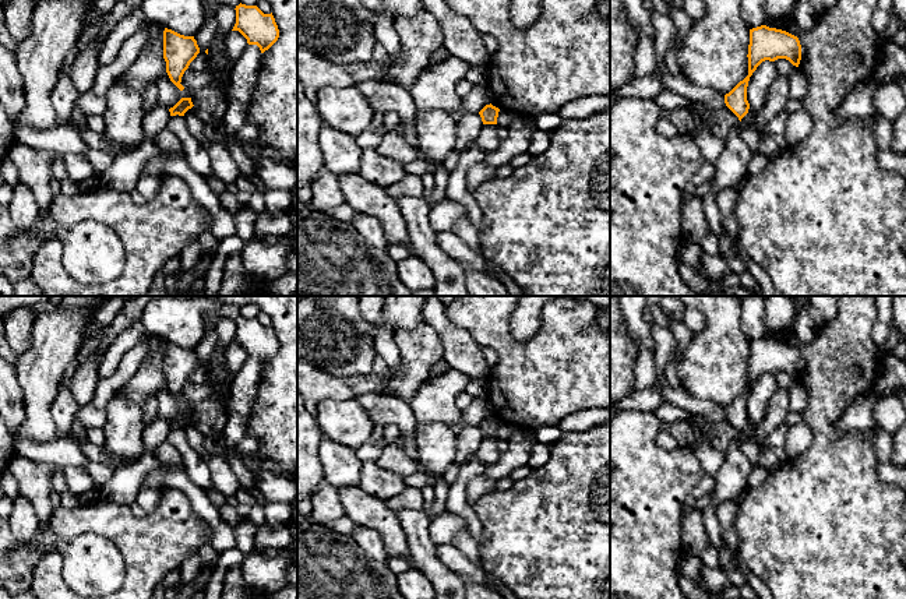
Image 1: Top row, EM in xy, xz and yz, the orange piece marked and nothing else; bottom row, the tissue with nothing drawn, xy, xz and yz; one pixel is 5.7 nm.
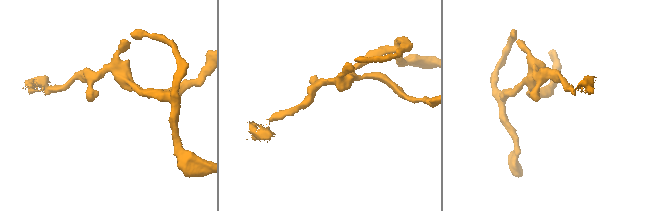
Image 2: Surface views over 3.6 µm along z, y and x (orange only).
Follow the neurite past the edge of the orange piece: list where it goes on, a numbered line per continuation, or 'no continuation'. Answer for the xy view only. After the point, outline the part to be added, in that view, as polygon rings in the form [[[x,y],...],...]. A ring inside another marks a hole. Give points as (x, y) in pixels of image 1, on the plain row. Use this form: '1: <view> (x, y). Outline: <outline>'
no continuation

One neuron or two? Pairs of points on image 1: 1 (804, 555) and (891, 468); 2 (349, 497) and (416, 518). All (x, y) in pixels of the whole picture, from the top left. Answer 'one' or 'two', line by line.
1: two
2: two

